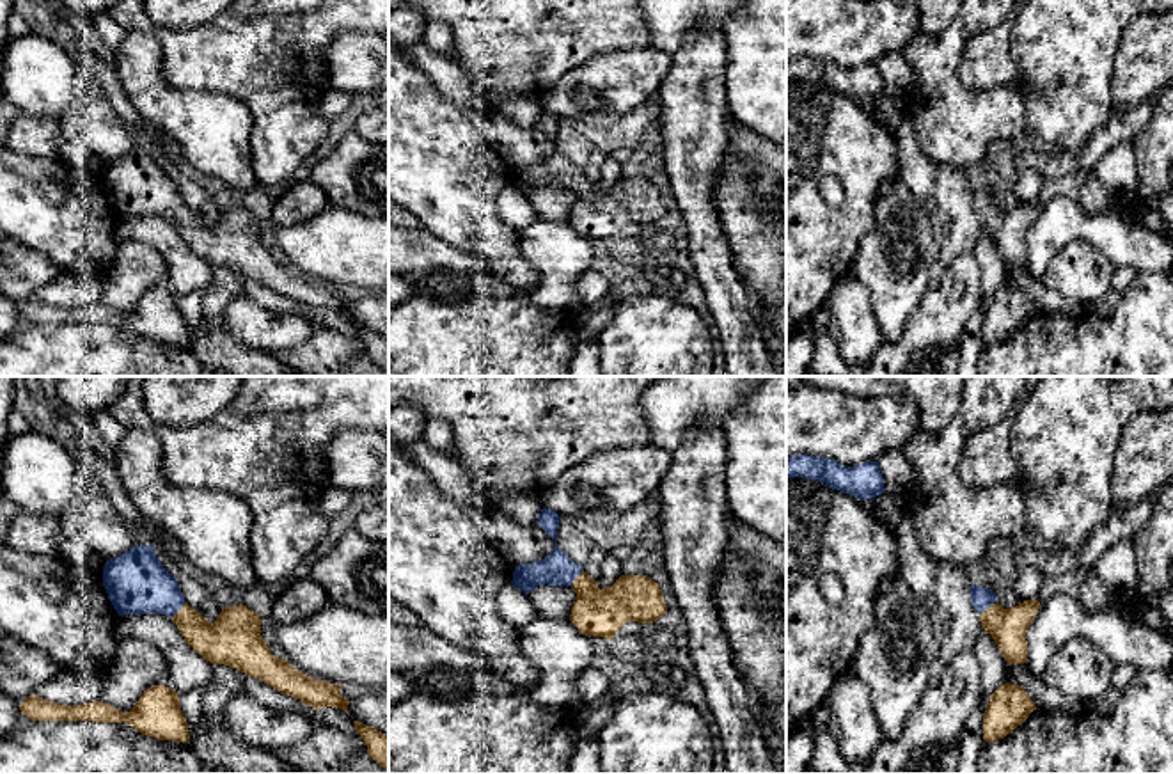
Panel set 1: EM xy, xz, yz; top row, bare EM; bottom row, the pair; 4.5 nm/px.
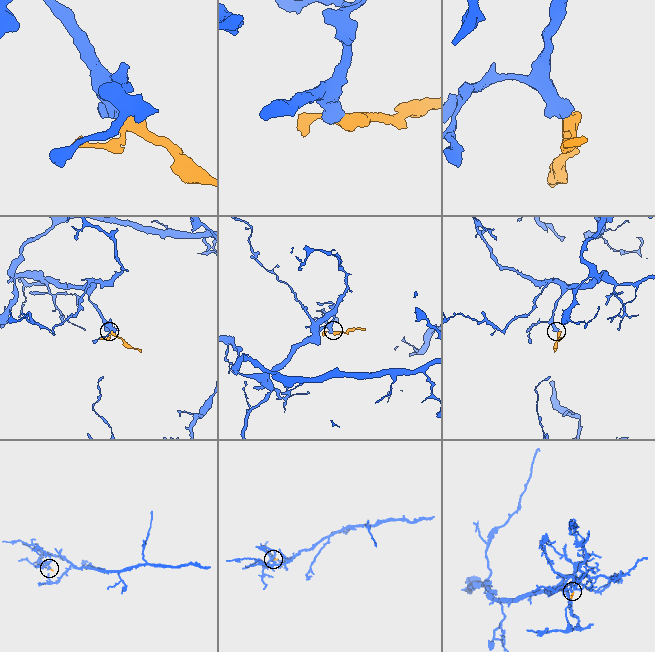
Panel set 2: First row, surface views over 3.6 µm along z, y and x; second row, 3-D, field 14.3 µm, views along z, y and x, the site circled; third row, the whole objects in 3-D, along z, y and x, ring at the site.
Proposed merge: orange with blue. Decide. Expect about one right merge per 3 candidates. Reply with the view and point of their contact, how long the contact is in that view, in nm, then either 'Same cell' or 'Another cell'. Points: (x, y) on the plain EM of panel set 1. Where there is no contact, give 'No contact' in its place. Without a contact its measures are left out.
Touches orange at yz (989, 210). Shared border 100 nm. Same cell

